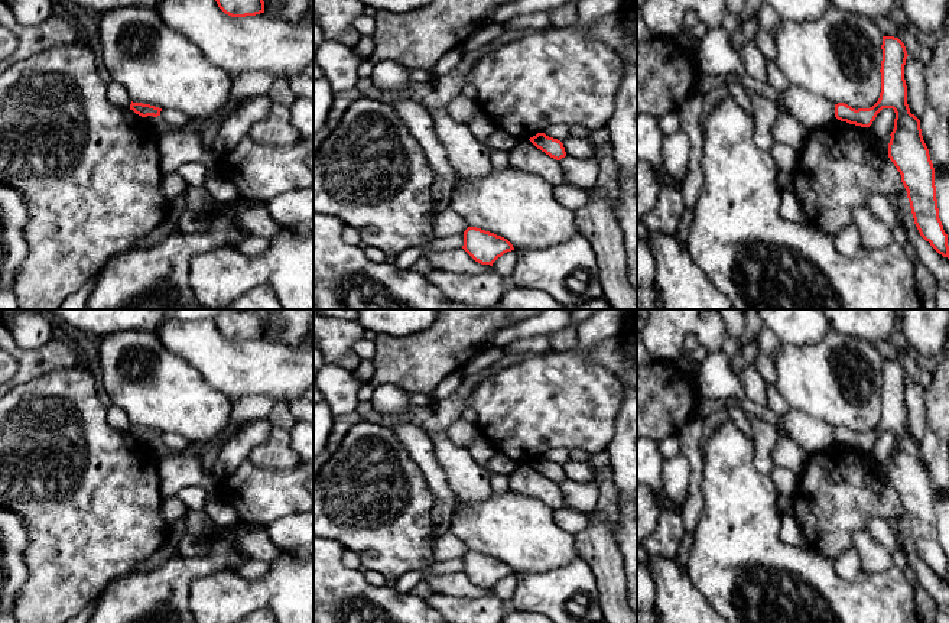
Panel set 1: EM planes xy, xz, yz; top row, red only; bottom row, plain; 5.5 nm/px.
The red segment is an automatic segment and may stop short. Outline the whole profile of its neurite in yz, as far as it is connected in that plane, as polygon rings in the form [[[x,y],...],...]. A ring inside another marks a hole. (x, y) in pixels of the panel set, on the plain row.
[[[883,360],[881,416],[870,432],[852,432],[835,428],[835,441],[849,448],[870,451],[883,432],[896,437],[894,452],[888,467],[888,481],[901,499],[907,515],[914,548],[920,559],[943,581],[949,583],[948,558],[939,542],[935,510],[935,491],[923,464],[920,444],[910,437],[904,389],[907,374],[894,360]]]

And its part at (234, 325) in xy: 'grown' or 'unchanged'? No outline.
unchanged

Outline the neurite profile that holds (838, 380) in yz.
[[[831,328],[818,344],[781,344],[773,360],[776,387],[790,409],[802,411],[833,428],[845,426],[855,434],[870,432],[878,425],[883,357],[872,343]]]

